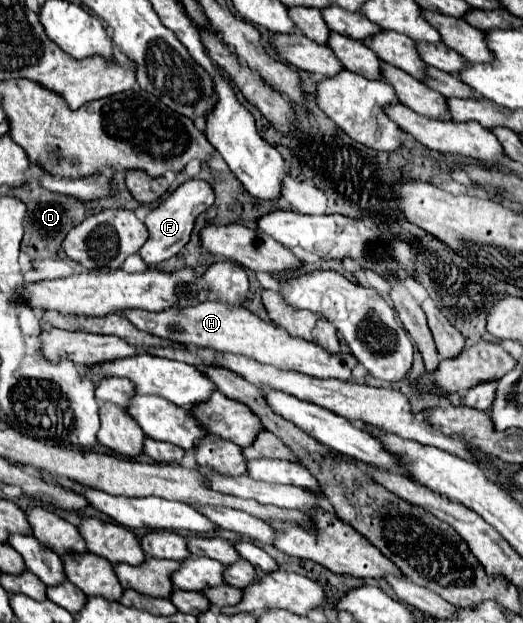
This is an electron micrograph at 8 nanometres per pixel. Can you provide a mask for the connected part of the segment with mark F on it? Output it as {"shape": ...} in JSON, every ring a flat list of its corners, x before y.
{"shape":[[190,179,184,181,178,189,174,189,174,193,170,193,158,207,154,207,144,221,148,227,148,241,140,249,140,257,144,259,144,263,156,265,174,257,188,243,196,217,202,211,206,211,212,203,214,203,214,189,208,181]]}

